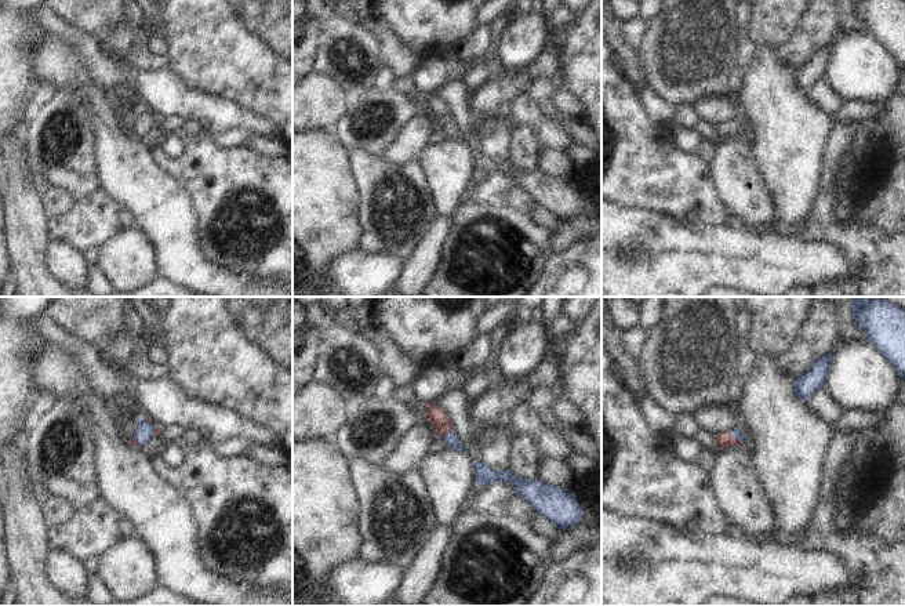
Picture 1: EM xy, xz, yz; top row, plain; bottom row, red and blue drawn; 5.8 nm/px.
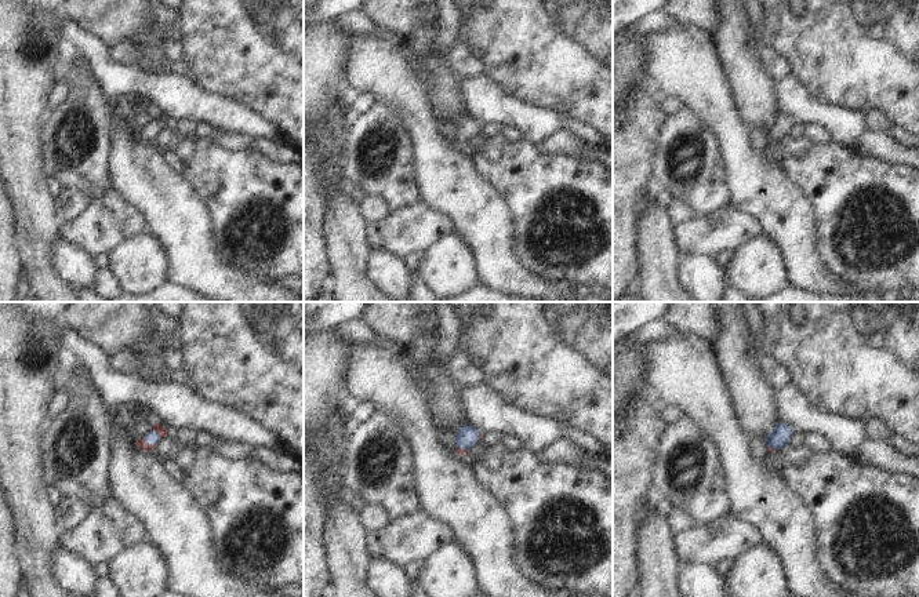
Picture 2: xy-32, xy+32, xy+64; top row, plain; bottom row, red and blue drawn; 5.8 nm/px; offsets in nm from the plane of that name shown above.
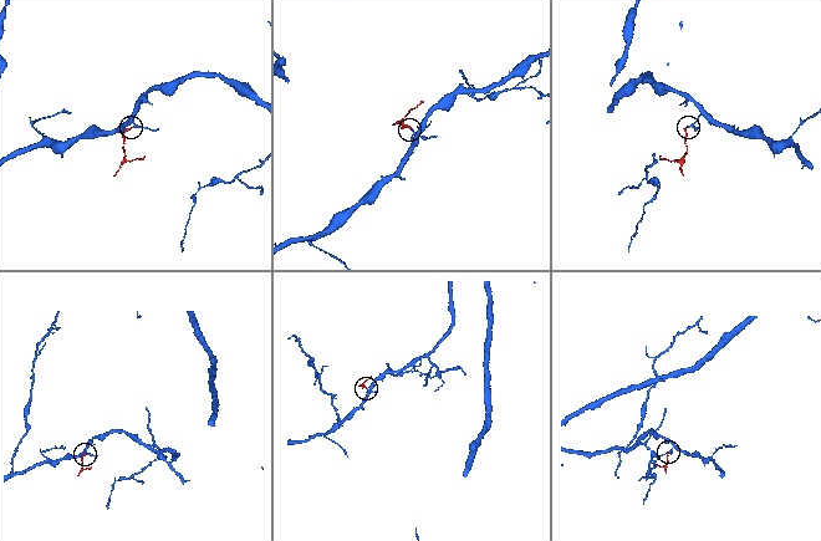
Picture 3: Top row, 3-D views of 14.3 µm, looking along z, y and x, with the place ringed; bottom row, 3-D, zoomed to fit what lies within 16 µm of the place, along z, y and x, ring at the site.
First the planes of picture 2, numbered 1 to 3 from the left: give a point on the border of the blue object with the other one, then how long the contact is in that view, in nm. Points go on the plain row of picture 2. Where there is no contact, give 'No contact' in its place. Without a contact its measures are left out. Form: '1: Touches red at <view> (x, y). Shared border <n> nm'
1: Touches red at xy-32 (148, 134). Shared border 80 nm
2: Touches red at xy+32 (461, 139). Shared border 80 nm
3: Touches red at xy+64 (770, 138). Shared border 50 nm

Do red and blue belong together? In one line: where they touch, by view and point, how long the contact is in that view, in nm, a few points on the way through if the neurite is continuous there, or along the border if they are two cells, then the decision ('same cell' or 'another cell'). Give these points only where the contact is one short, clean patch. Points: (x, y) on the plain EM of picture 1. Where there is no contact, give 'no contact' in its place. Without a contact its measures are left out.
contact yz (737, 130); length 130 nm; way yz (723, 130), (737, 130), (738, 124); same cell

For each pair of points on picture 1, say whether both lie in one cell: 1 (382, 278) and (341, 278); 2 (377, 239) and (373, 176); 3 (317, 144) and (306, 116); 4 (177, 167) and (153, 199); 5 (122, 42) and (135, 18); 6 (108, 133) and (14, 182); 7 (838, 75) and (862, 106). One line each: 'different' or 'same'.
1: same
2: same
3: different
4: different
5: same
6: different
7: different

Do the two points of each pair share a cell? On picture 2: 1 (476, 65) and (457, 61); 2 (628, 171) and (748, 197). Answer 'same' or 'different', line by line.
1: same
2: different

